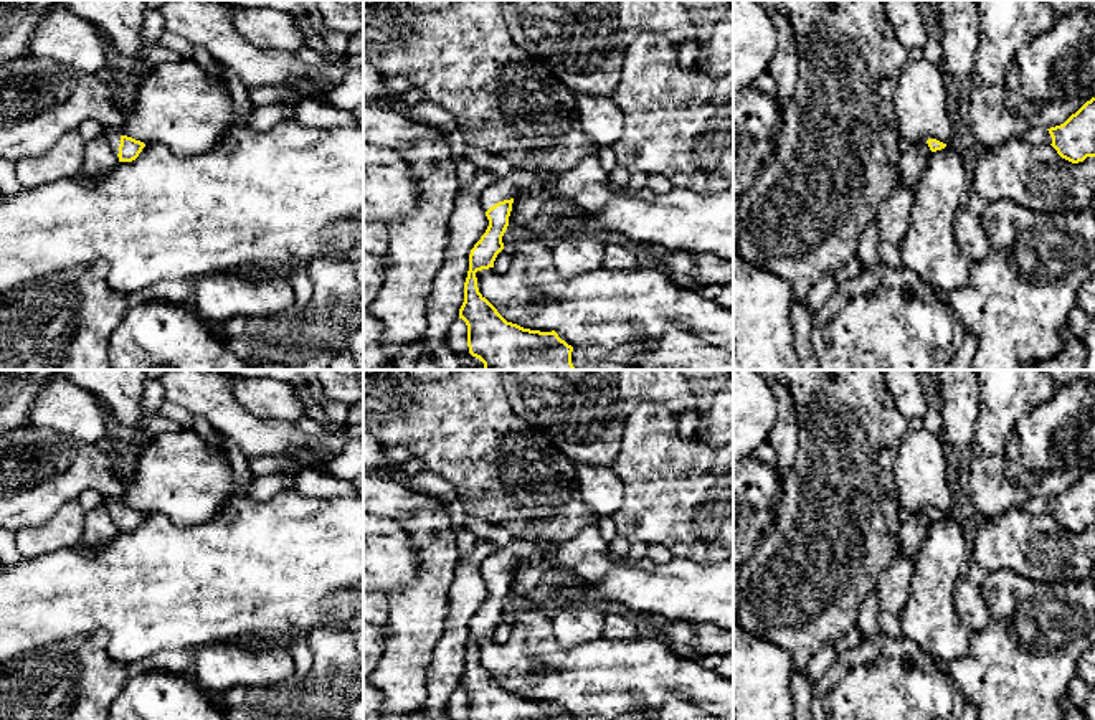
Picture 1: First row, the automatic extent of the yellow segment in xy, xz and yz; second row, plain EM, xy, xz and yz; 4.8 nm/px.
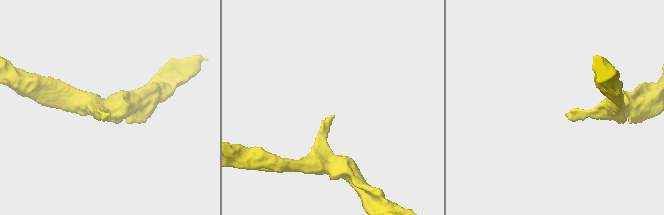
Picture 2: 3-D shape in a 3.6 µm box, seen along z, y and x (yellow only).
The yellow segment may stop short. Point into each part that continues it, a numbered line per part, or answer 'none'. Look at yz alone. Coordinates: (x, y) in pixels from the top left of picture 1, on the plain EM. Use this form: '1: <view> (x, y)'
1: yz (912, 530)

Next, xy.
1: xy (113, 506)

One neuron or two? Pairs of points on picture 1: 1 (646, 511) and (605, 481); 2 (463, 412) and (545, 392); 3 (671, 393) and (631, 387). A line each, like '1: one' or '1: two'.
1: two
2: two
3: one

